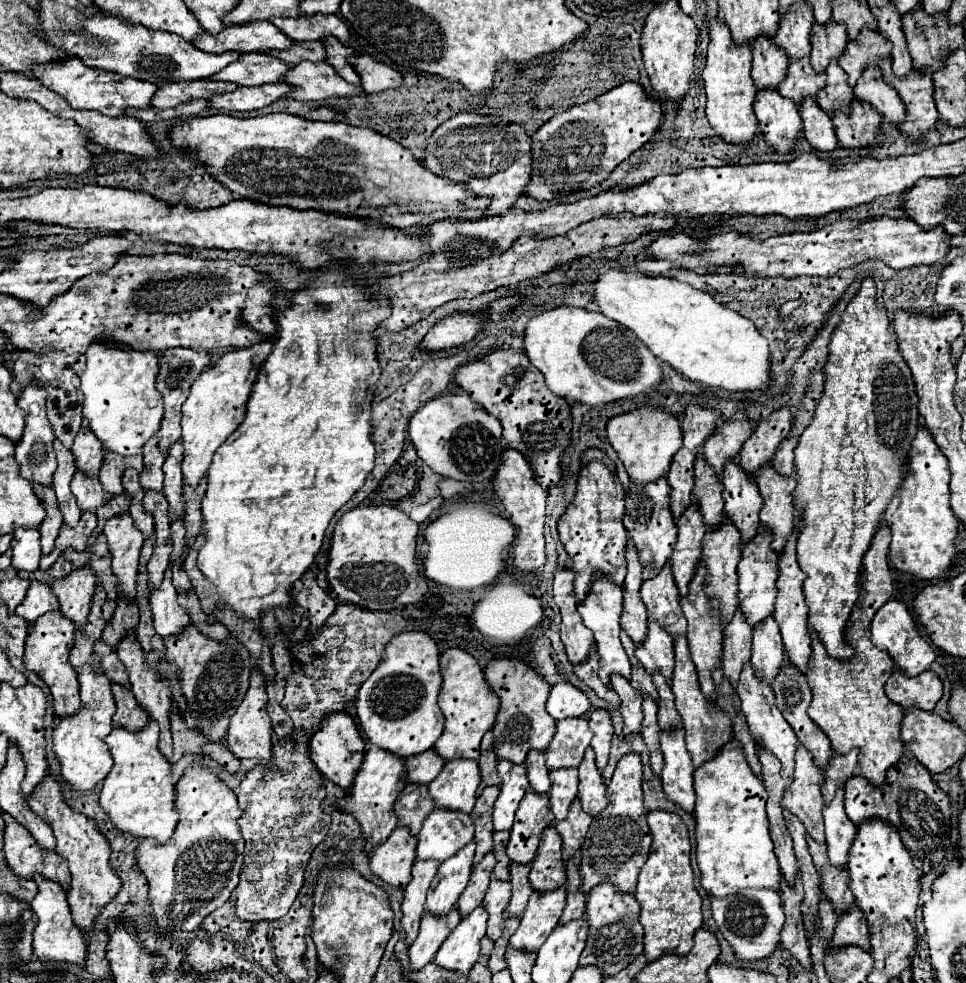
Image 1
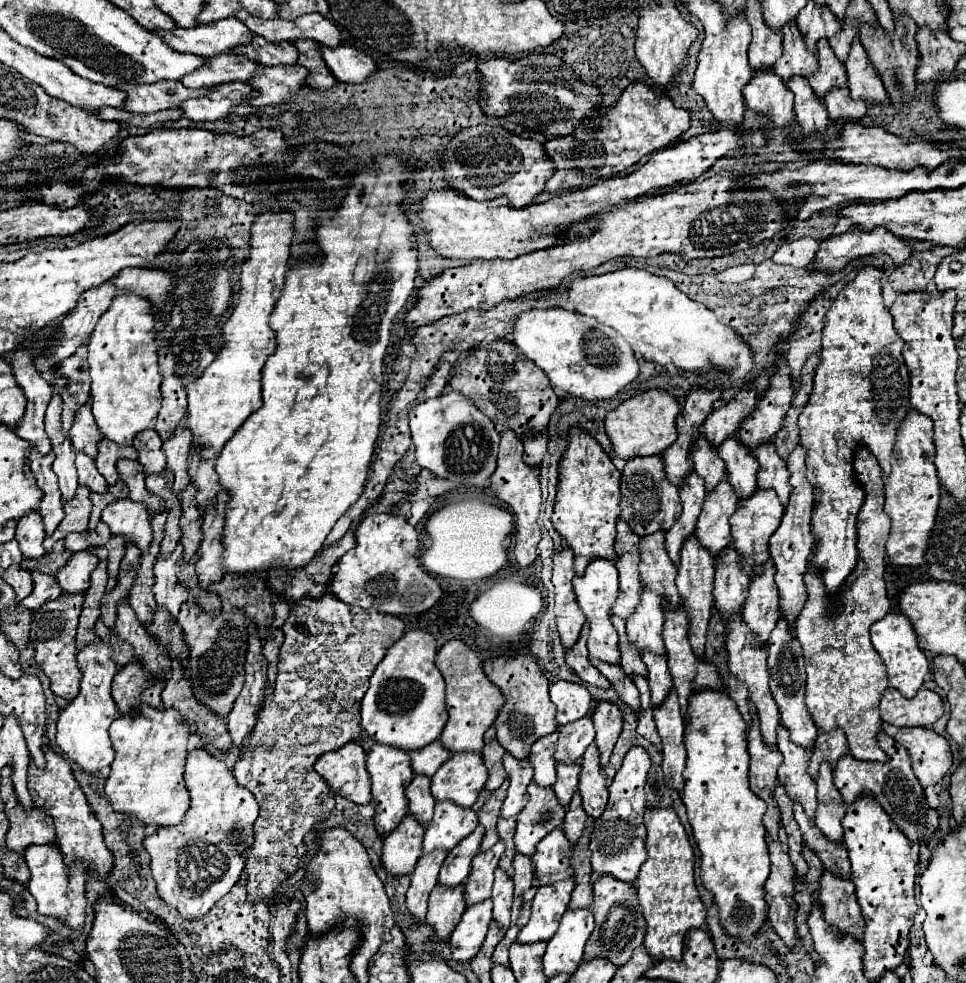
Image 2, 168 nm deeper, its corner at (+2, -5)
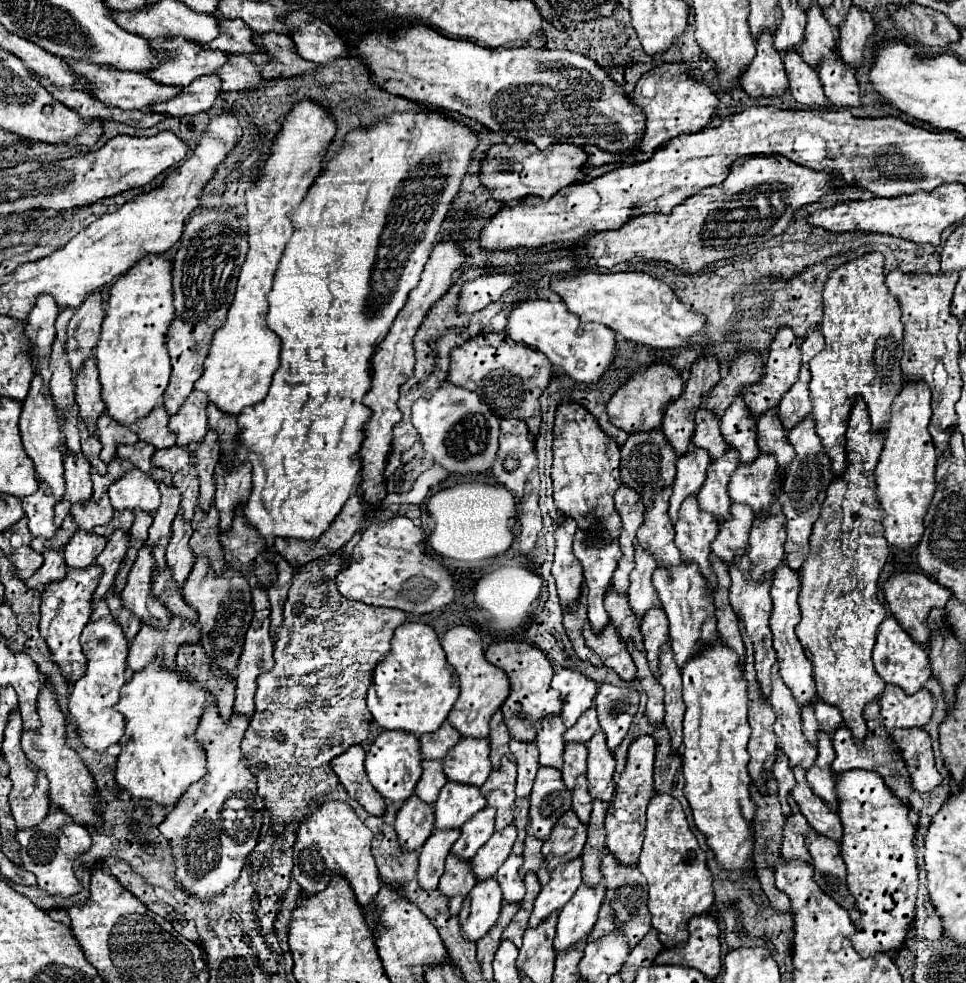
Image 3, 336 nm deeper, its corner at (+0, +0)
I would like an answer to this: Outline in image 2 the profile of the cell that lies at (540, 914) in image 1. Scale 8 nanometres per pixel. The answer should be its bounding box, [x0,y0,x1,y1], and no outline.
[518,876,574,942]

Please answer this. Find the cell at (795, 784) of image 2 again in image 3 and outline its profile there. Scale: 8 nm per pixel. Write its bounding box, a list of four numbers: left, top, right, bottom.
[770,665,816,769]

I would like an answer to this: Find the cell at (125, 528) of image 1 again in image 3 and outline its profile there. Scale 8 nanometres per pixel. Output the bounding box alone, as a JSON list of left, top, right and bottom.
[108,469,160,515]

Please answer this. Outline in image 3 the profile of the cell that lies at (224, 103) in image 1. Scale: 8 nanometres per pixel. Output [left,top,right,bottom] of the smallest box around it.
[152,75,220,117]

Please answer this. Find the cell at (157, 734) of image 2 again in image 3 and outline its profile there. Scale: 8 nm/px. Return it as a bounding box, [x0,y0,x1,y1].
[114,661,206,807]

